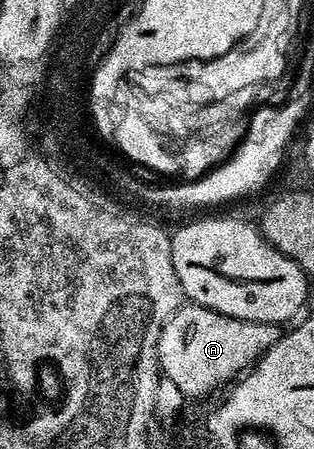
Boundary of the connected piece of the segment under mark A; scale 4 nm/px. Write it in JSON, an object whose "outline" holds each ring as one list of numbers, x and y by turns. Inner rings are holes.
{"outline":[[184,304,160,332,158,368,161,377,172,380,172,384,180,388,183,399,206,398,213,390,221,391,249,370,268,348,272,348,272,344,276,344,276,340,282,338,283,333,283,327,273,322,236,320,212,312,212,308]]}

